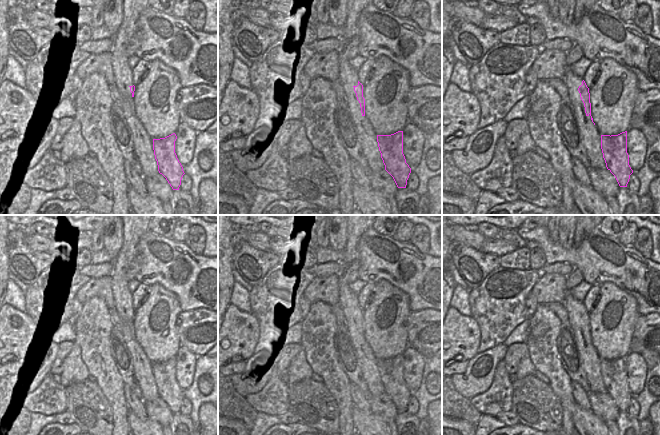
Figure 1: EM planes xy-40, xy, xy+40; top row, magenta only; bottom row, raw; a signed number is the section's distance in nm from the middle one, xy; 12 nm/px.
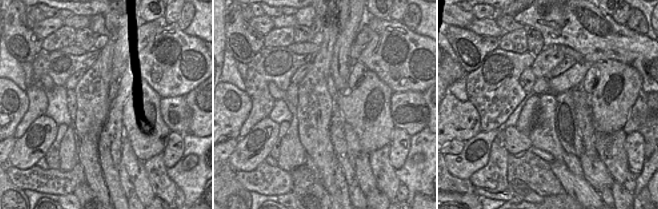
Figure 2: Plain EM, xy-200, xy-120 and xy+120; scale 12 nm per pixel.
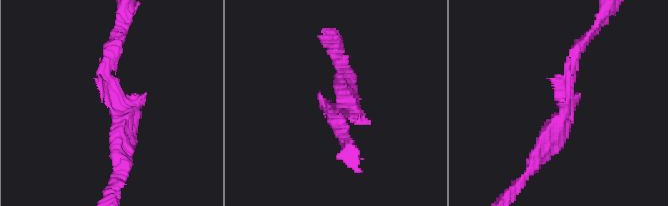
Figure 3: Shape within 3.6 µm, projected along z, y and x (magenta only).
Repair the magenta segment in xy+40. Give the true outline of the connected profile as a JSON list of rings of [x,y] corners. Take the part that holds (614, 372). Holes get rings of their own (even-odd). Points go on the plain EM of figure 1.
[[[627,355],[618,359],[601,359],[601,373],[607,393],[615,400],[620,411],[627,411],[633,397],[627,377]]]

